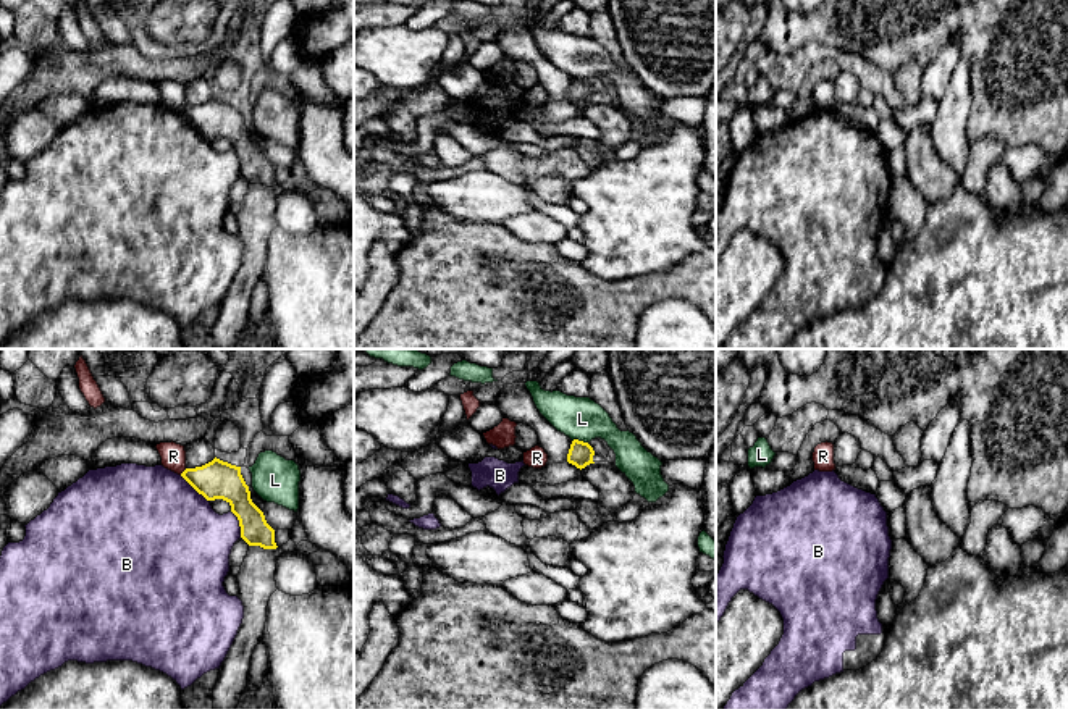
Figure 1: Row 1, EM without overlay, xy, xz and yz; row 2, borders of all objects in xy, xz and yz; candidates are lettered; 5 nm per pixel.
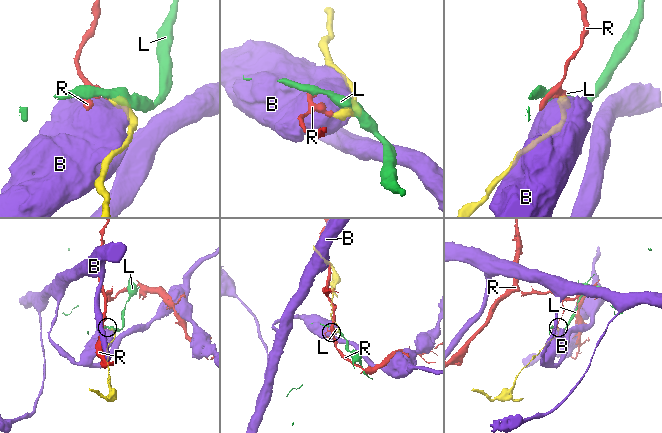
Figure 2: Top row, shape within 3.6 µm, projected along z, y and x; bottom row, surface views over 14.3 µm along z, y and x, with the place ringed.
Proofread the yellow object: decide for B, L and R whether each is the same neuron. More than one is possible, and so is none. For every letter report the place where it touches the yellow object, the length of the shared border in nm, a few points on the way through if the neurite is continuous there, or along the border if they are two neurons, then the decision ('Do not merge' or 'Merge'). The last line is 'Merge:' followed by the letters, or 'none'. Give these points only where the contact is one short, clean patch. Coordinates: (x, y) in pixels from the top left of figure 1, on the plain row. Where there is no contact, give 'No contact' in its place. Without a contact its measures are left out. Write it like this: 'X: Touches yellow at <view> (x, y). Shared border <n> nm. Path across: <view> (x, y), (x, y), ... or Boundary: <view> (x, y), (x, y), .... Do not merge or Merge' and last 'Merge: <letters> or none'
B: Touches yellow at xy (194, 126). Shared border 190 nm. Do not merge
L: Touches yellow at xz (580, 79). Shared border 80 nm. Boundary: xz (572, 78), (587, 81). Do not merge
R: Touches yellow at xy (185, 109). Shared border 50 nm. Boundary: xy (186, 107), (180, 112). Do not merge
Merge: none

